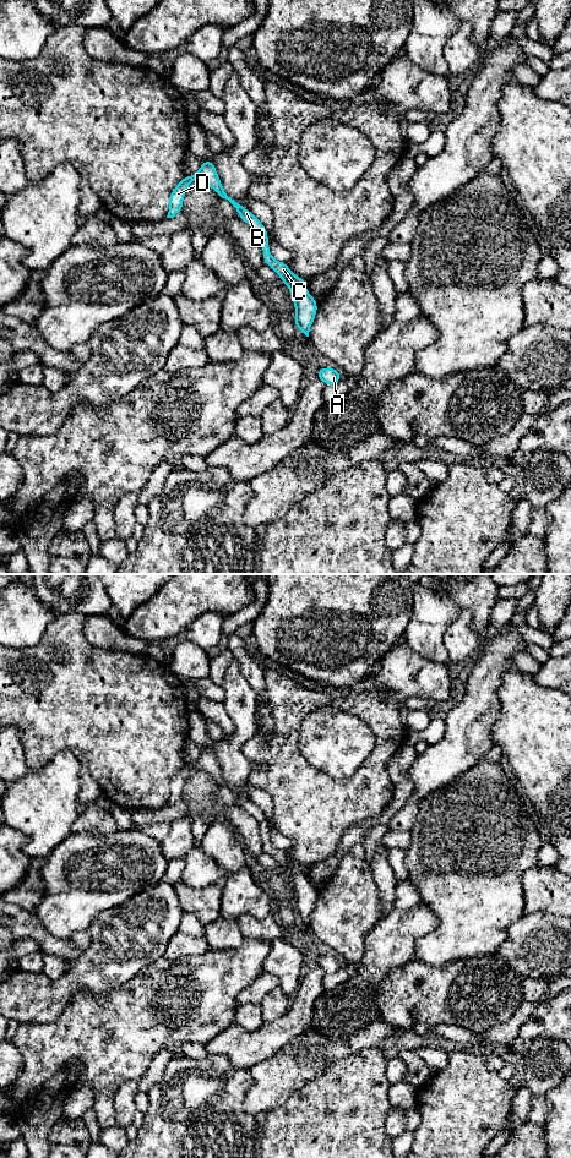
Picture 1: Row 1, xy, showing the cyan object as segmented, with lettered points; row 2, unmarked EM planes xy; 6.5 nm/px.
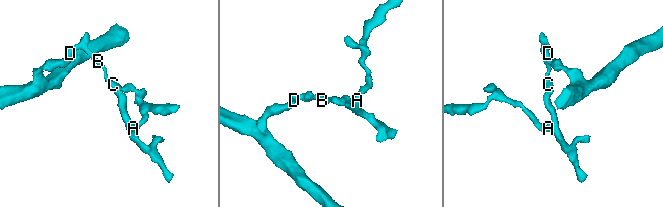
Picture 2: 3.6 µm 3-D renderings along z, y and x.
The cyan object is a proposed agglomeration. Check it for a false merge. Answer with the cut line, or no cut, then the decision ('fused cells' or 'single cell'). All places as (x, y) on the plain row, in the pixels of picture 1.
no cut; single cell

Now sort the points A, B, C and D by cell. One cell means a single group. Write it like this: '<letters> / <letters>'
A B C D

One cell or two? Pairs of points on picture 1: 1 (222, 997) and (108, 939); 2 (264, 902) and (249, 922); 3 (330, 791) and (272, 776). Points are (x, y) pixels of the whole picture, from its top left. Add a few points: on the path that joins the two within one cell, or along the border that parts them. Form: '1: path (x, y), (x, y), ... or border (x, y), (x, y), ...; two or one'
1: border (163, 955), (130, 978); two
2: border (270, 913), (264, 918), (237, 918); two
3: path (315, 791), (300, 791), (287, 777); one

